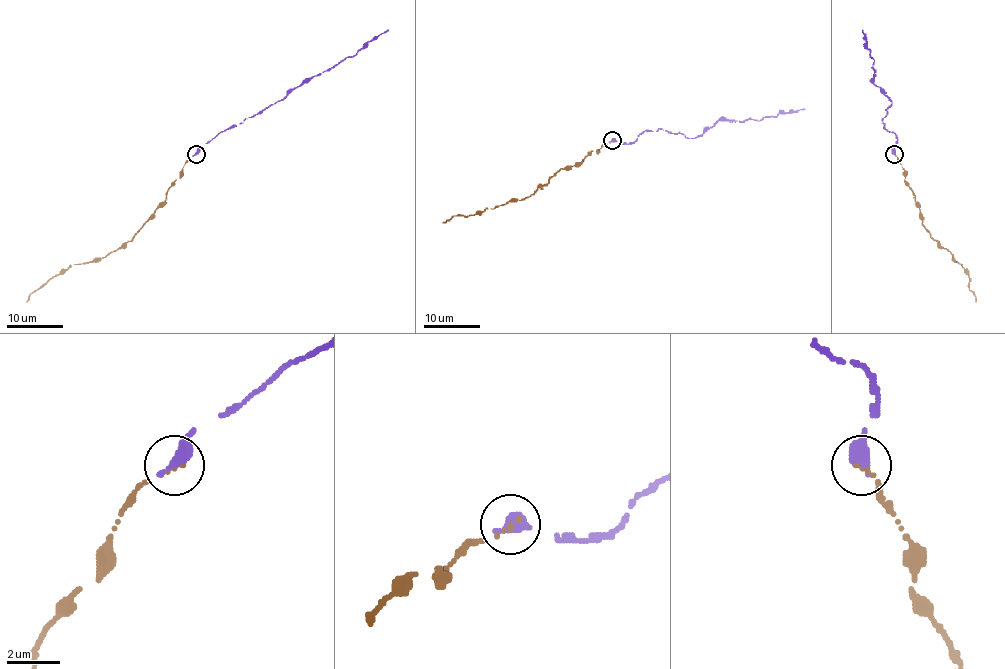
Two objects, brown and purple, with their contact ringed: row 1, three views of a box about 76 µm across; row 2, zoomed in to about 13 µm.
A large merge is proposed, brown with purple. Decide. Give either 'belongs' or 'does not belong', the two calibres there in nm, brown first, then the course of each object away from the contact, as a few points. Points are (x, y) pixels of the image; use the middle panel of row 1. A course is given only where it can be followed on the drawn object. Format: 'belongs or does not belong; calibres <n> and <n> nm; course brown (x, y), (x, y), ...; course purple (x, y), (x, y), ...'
belongs; calibres 140 and 550 nm; course brown (613, 140), (591, 150), (582, 162), (560, 169), (532, 194), (475, 215), (453, 215), (442, 222); course purple (613, 140), (632, 143), (645, 131), (663, 129), (696, 138), (720, 119), (759, 121), (765, 117), (804, 108)

